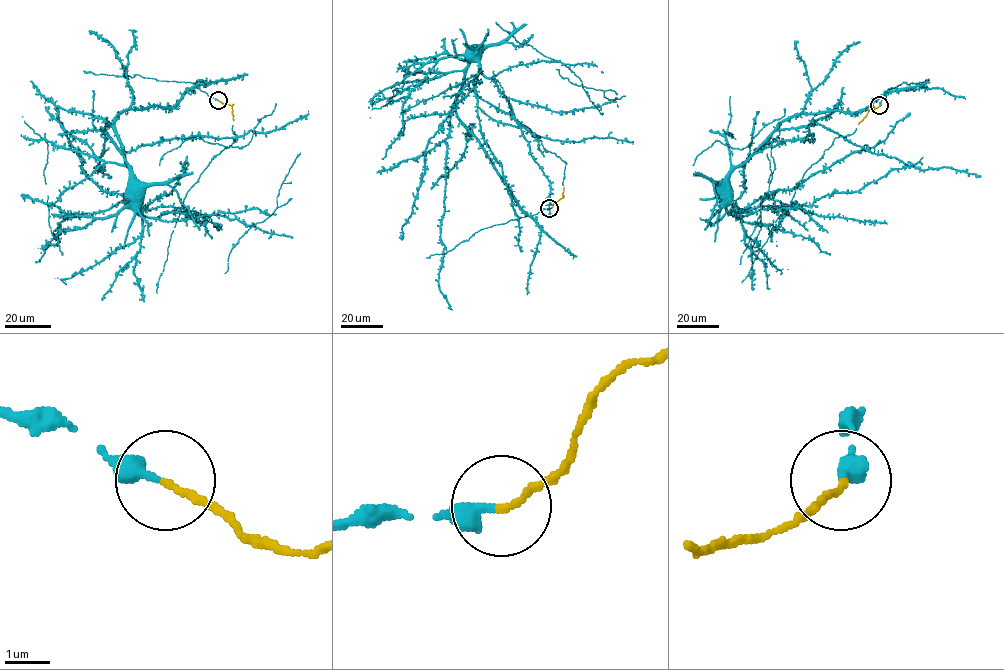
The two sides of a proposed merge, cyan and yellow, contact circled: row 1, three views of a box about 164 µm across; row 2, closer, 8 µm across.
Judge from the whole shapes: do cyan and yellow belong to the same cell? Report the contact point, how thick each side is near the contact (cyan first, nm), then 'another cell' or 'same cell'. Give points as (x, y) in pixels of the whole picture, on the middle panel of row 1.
(549, 208) | 400/140 nm | same cell

